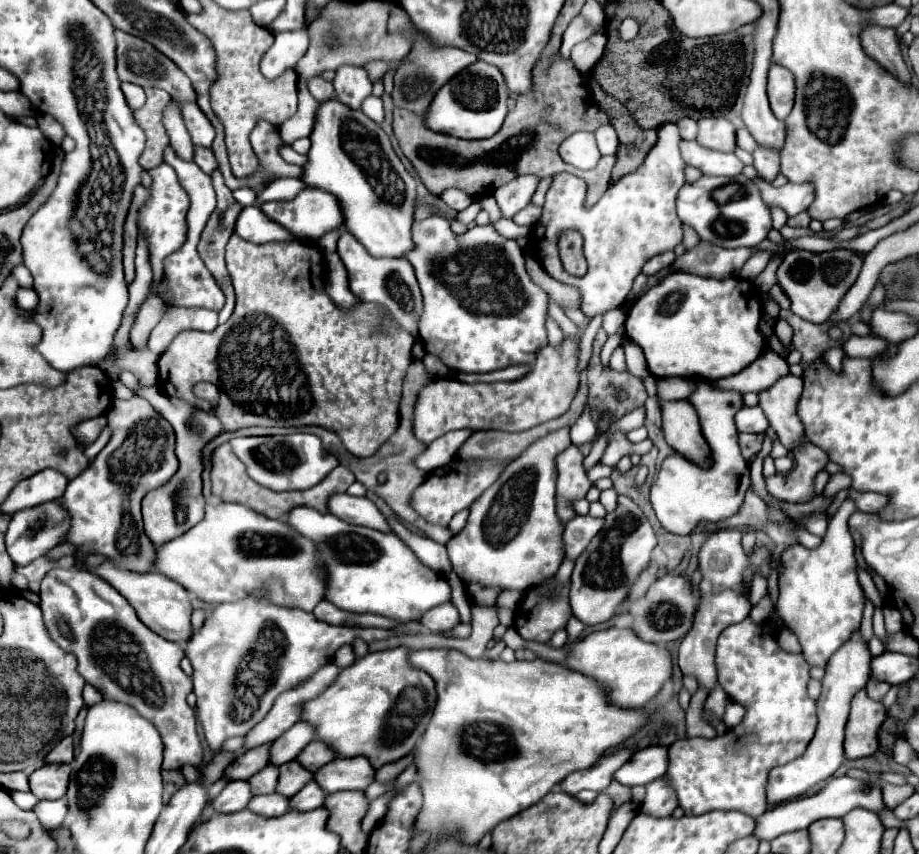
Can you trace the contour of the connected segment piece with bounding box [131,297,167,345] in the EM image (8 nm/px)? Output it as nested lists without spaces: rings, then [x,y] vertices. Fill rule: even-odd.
[[[149,297],[143,305],[141,311],[137,315],[135,325],[131,327],[131,343],[133,345],[143,345],[149,339],[151,329],[159,323],[159,319],[163,317],[167,305],[163,303],[161,297]]]

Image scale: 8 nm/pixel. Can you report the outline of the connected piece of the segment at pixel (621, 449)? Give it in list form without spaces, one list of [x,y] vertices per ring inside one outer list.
[[[617,431],[609,442],[603,456],[600,460],[605,465],[615,467],[620,458],[624,455],[638,454],[643,455],[649,452],[653,447],[650,439],[645,439],[642,443],[632,444],[626,437],[626,434]]]

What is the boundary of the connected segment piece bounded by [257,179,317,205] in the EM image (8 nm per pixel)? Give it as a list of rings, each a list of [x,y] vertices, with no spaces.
[[[275,179],[263,193],[257,197],[257,205],[265,201],[291,201],[299,195],[303,189],[317,189],[313,185],[307,185],[301,179]]]

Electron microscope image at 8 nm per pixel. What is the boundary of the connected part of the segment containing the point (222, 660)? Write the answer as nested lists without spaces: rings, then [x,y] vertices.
[[[263,595],[247,597],[245,601],[237,603],[221,603],[217,605],[211,615],[205,619],[203,627],[189,639],[185,645],[185,655],[189,657],[193,665],[193,691],[197,695],[197,719],[201,721],[205,739],[209,747],[217,753],[225,739],[245,735],[265,713],[269,713],[273,701],[293,685],[305,681],[309,673],[315,673],[321,665],[329,663],[335,655],[335,651],[343,645],[351,645],[357,637],[361,637],[365,643],[387,639],[393,633],[387,629],[375,629],[375,627],[349,627],[349,625],[329,625],[323,621],[317,621],[311,613],[299,611],[299,609],[285,609],[277,607],[265,601]]]

